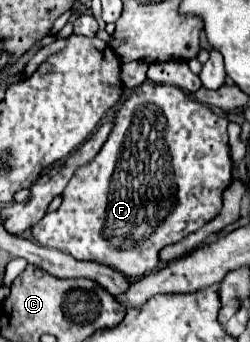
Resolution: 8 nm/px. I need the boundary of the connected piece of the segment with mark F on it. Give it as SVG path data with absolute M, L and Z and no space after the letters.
M142 83L142 85L134 87L132 93L126 97L126 101L114 111L114 127L112 127L112 131L108 135L106 145L100 149L100 153L92 161L88 161L86 165L78 167L76 173L72 175L70 183L64 189L64 201L62 201L60 209L46 213L46 217L42 217L32 227L34 241L38 245L42 245L42 247L50 247L50 249L58 249L58 251L68 251L74 259L80 259L80 261L92 261L94 259L98 263L104 263L108 267L114 267L120 273L124 273L128 279L144 277L146 273L150 273L150 271L154 271L158 267L158 263L160 263L160 251L166 245L182 241L186 235L194 233L204 223L208 223L210 219L214 219L216 213L222 209L222 193L224 193L224 189L232 181L232 159L230 159L230 149L228 149L228 133L226 133L226 127L228 127L228 119L226 117L216 115L210 107L198 103L194 97L190 97L190 93L186 93L184 89L180 89L176 85Z

